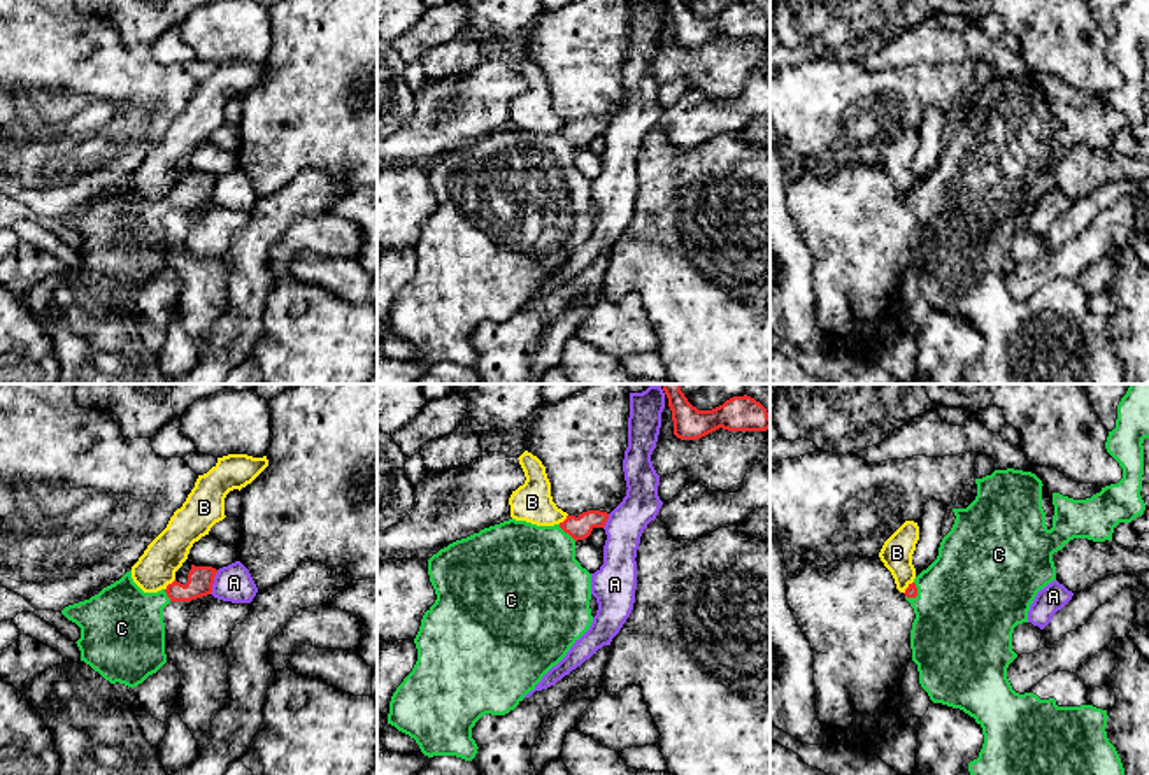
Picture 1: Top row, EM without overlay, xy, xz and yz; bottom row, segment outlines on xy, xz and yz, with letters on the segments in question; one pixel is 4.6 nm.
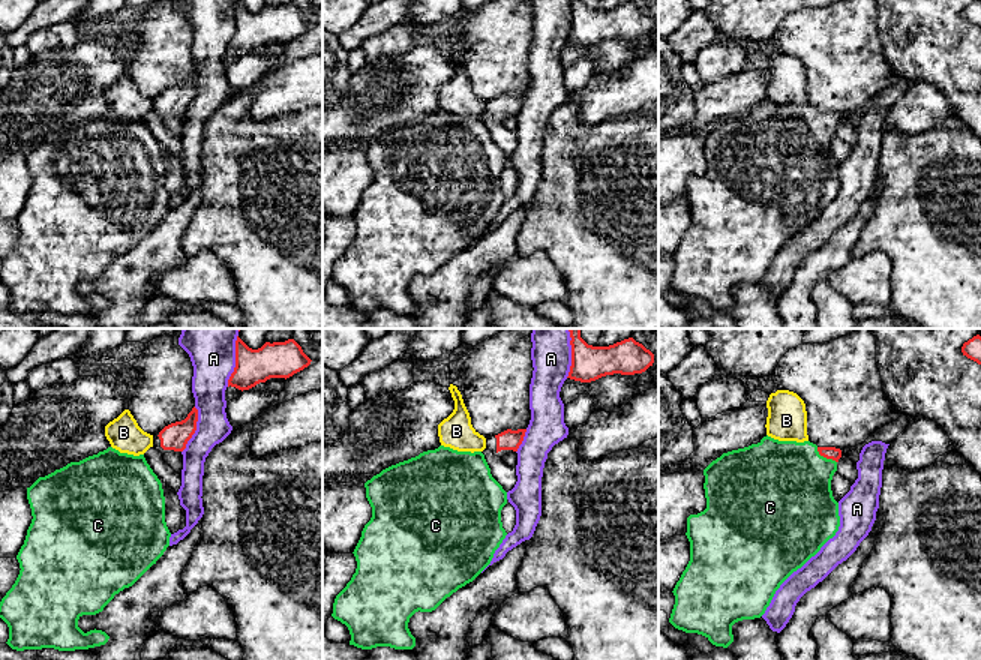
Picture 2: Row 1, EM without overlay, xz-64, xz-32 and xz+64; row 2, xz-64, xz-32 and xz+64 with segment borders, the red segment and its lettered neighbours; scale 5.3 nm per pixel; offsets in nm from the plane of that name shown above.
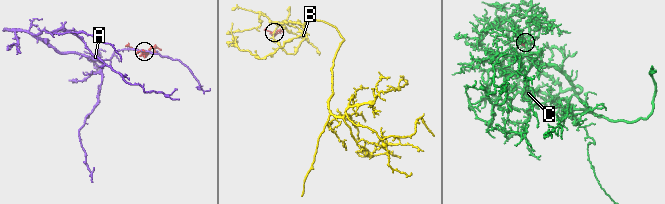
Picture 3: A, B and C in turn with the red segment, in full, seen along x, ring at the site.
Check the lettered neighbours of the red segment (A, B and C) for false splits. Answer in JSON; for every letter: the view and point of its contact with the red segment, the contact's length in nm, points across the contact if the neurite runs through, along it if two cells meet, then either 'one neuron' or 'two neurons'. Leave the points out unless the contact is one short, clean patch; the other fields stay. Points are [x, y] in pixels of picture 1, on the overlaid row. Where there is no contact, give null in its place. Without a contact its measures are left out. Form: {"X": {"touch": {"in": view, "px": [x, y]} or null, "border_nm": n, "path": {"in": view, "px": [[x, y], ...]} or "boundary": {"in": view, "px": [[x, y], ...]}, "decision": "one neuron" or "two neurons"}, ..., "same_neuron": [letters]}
{"A": {"touch": {"in": "xy", "px": [213, 583]}, "border_nm": 120, "decision": "two neurons"}, "B": {"touch": {"in": "xy", "px": [169, 584]}, "border_nm": 70, "boundary": {"in": "xy", "px": [[174, 579], [165, 590]]}, "decision": "two neurons"}, "C": {"touch": {"in": "xz", "px": [567, 532]}, "border_nm": 120, "path": {"in": "xz", "px": [[579, 528], [567, 532], [530, 572]]}, "decision": "one neuron"}, "same_neuron": ["C"]}

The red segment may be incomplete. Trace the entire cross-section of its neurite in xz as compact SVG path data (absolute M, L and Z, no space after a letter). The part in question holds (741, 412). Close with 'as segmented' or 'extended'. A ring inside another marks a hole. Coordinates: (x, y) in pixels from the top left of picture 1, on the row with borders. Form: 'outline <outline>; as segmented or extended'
outline M661 384L672 410L674 435L681 440L698 440L719 428L728 431L767 431L770 416L754 398L733 396L712 410L693 407L681 384Z; as segmented

